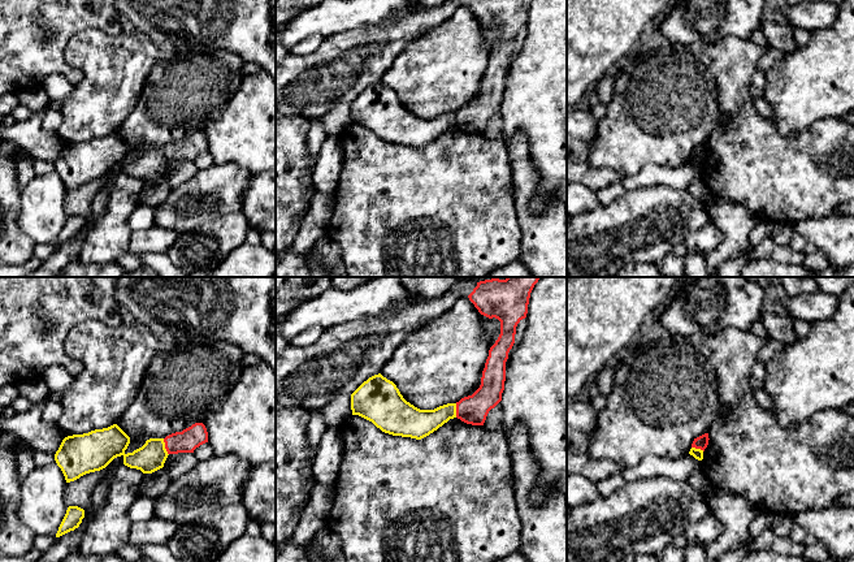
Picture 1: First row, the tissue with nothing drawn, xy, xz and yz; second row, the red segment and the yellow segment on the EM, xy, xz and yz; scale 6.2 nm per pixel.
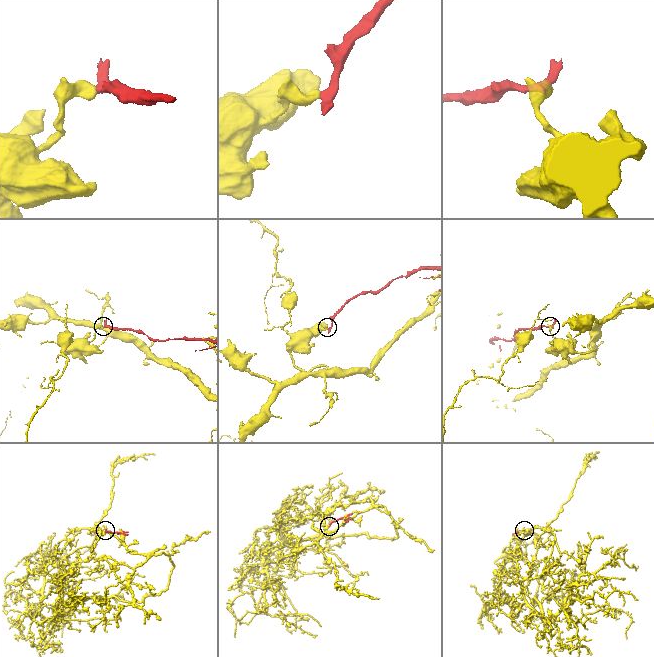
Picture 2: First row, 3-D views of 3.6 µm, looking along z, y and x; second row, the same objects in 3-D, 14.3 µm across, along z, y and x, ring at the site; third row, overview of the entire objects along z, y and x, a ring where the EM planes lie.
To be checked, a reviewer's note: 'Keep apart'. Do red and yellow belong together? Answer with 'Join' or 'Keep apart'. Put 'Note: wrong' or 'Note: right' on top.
Note: right
Keep apart

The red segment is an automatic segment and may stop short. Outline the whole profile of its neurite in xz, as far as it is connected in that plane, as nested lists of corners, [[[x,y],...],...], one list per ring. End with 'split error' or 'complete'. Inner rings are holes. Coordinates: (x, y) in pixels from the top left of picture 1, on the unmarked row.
[[[446,0],[437,7],[413,5],[403,12],[398,12],[378,26],[364,26],[355,31],[326,36],[321,46],[309,55],[295,55],[290,52],[283,62],[276,65],[276,112],[282,116],[303,116],[313,120],[330,112],[339,103],[351,104],[364,90],[381,81],[383,74],[391,68],[396,56],[408,43],[429,33],[432,29],[438,27],[450,18],[459,7],[468,5],[481,23],[489,27],[495,26],[500,30],[500,43],[489,59],[480,96],[472,104],[456,111],[458,127],[467,133],[484,134],[489,120],[502,109],[506,90],[506,70],[515,52],[516,35],[526,26],[530,1],[532,0]]]; split error

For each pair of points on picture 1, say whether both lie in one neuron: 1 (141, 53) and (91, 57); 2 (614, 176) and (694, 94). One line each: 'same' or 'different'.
1: same
2: different

